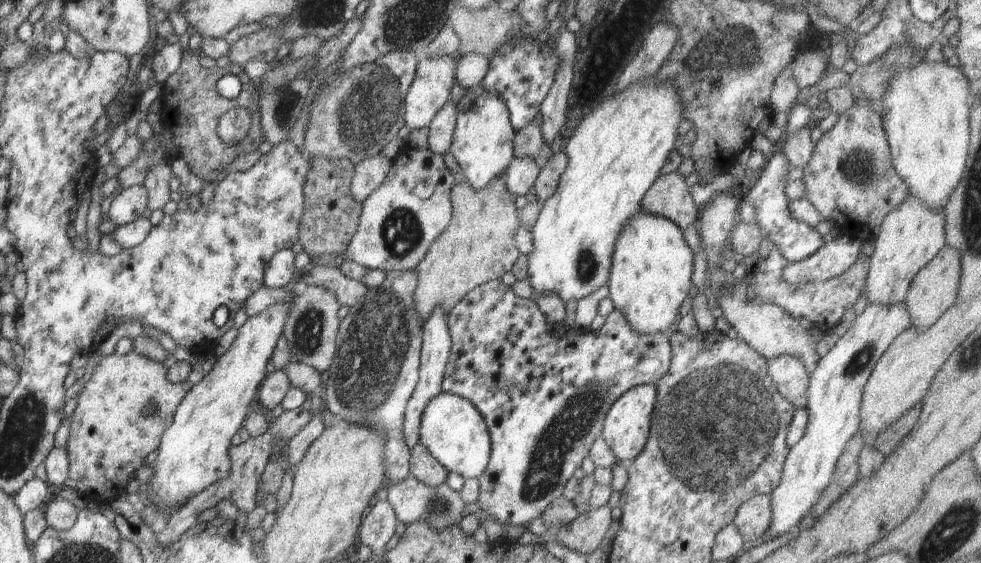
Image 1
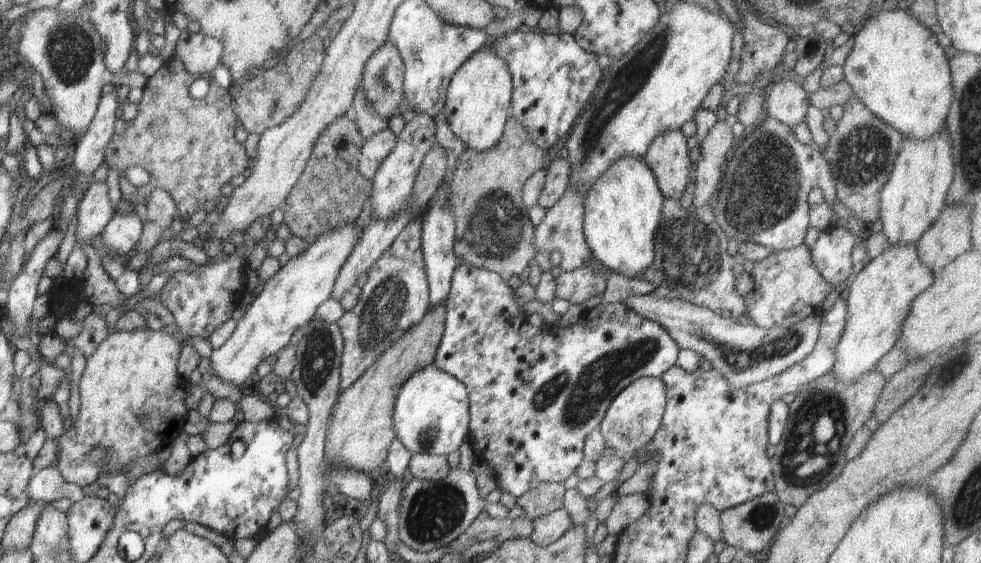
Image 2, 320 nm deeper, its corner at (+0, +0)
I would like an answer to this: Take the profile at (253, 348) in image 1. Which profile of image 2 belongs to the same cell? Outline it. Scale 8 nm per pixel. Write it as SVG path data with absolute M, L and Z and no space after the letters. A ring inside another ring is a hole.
M344 223L337 229L330 229L328 232L319 234L298 256L290 257L280 270L266 281L266 286L254 294L253 302L248 306L244 316L238 322L236 329L223 346L213 351L211 356L214 373L222 380L230 384L240 386L244 384L251 374L255 372L256 366L262 359L276 355L287 344L292 334L311 322L319 306L331 298L331 294L340 274L340 269L344 266L345 260L352 254L355 244L358 244L362 231L357 229L357 224Z

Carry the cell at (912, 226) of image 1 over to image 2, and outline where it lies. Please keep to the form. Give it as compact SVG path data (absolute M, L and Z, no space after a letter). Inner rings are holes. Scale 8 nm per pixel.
M946 124L929 139L906 137L901 142L888 182L882 187L880 214L882 232L891 246L914 243L931 227L946 204L954 176L952 147Z

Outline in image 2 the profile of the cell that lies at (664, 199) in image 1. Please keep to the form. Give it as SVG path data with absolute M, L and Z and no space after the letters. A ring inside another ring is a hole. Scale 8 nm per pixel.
M681 129L661 132L648 147L644 156L656 182L665 197L679 202L692 177L687 138Z

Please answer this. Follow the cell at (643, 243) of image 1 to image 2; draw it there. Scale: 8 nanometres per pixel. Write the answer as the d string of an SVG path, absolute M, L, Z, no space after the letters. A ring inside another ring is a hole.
M624 155L616 159L615 164L608 167L603 175L591 184L583 200L583 235L596 260L606 269L628 278L637 278L647 268L654 267L655 232L661 219L664 197L654 174L644 160L634 155Z

